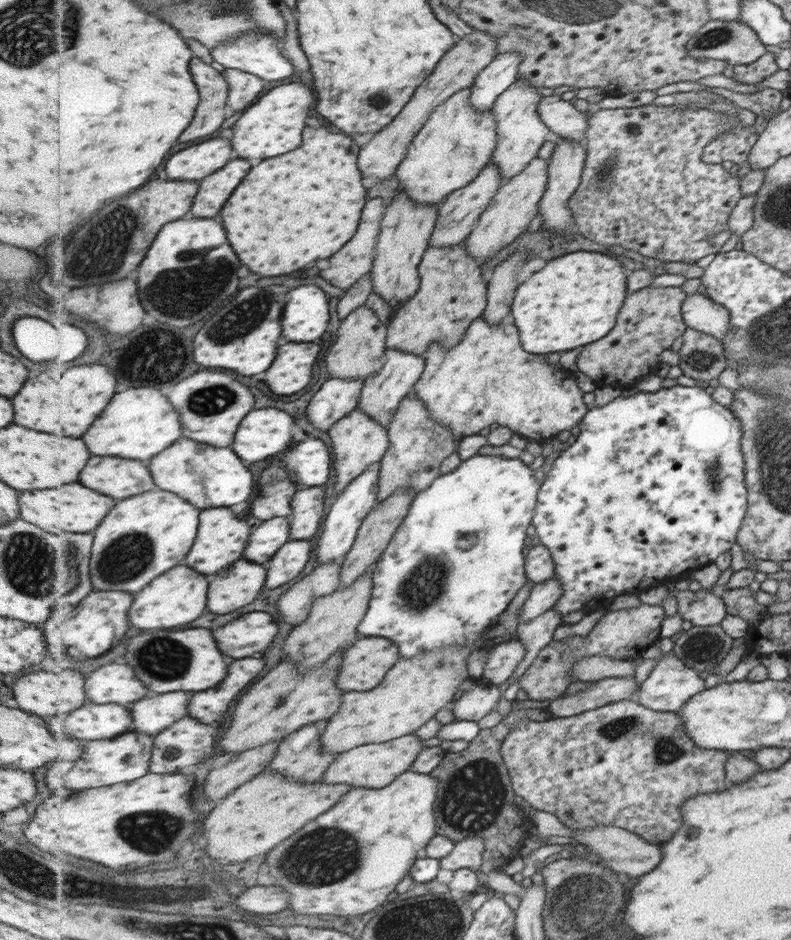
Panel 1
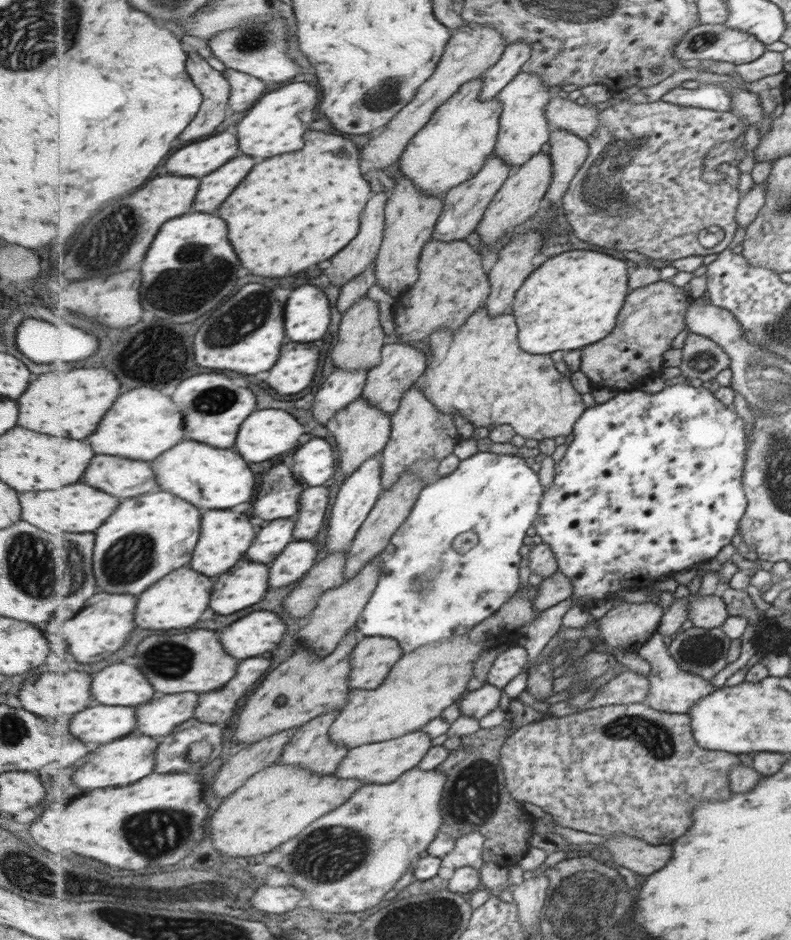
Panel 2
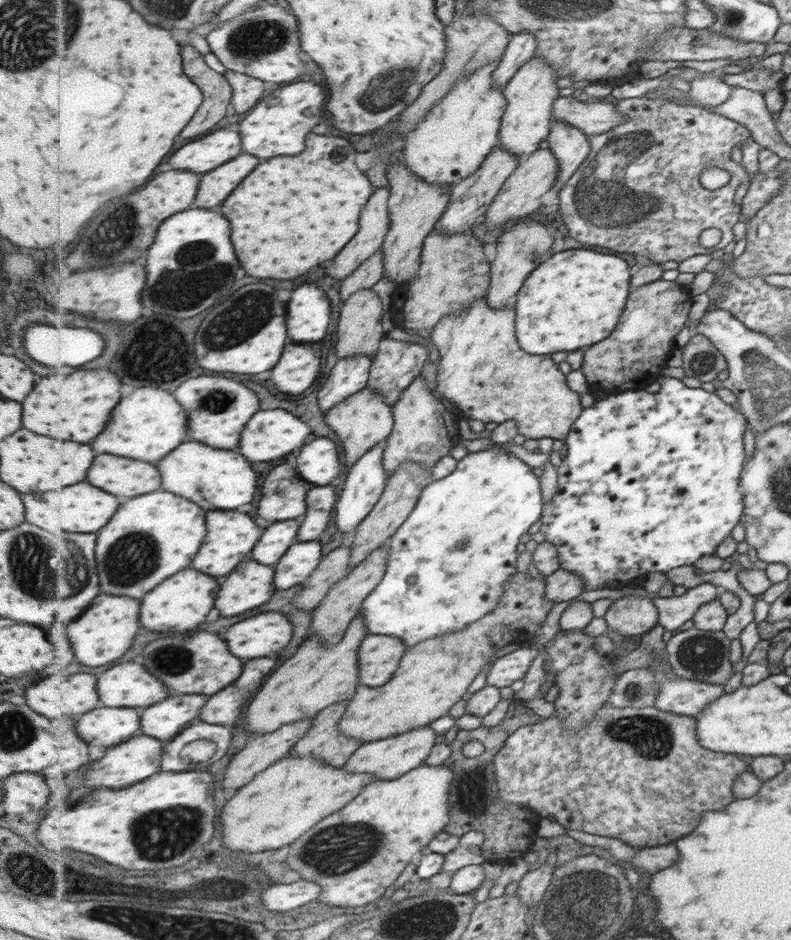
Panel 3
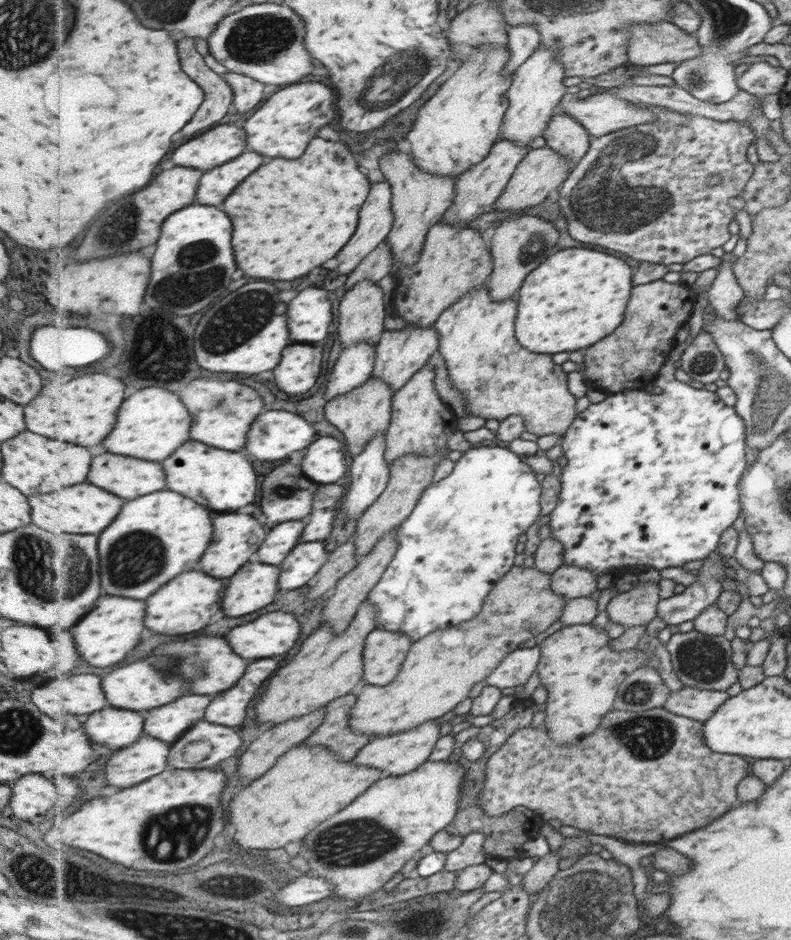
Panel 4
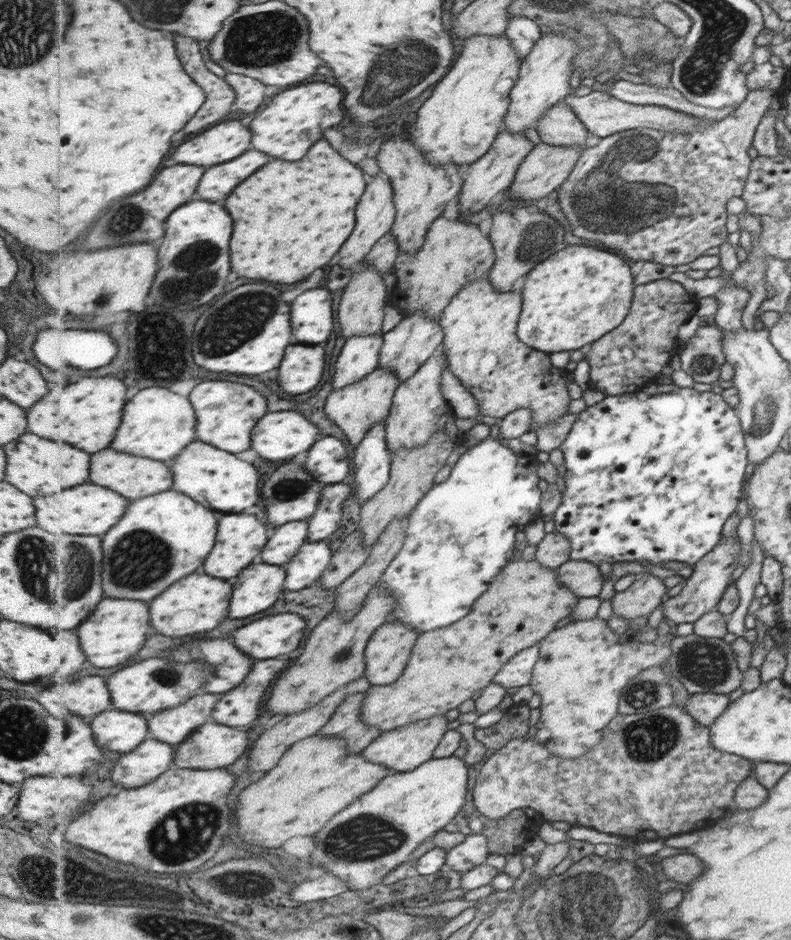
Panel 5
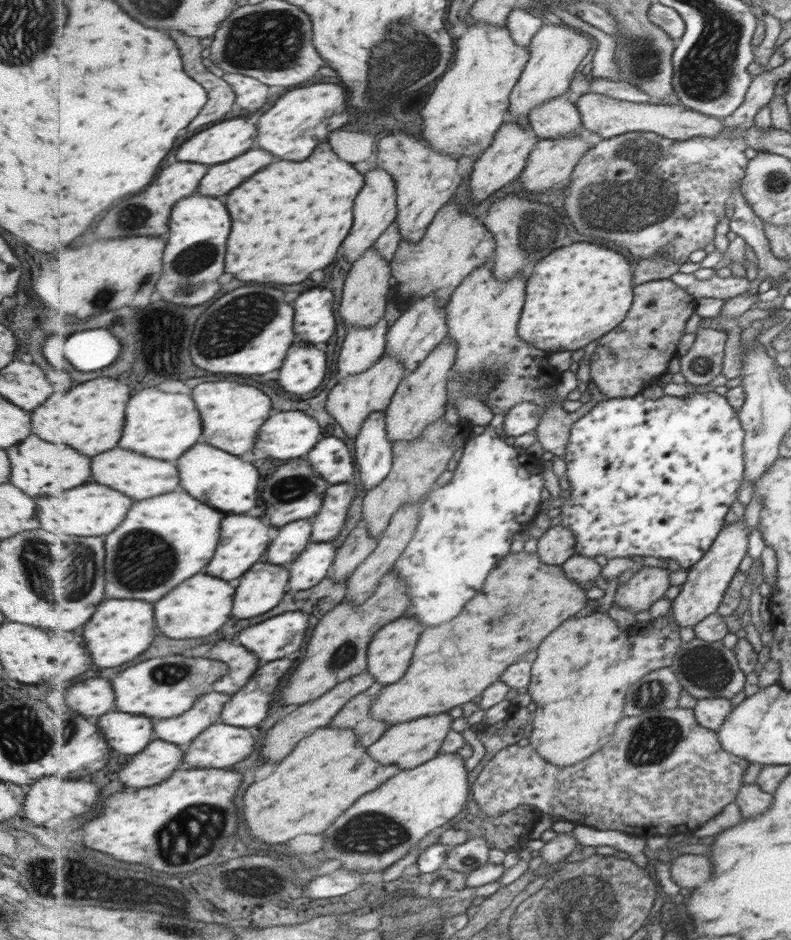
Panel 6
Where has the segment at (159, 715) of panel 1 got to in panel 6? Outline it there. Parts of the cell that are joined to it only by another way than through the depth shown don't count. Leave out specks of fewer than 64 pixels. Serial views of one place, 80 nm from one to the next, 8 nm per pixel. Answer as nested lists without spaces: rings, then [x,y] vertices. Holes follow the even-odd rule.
[[[221,692],[207,694],[187,714],[154,722],[155,734],[157,738],[163,738],[175,744],[189,744],[199,734],[203,734],[209,726],[221,720],[221,712],[229,700],[231,696]]]

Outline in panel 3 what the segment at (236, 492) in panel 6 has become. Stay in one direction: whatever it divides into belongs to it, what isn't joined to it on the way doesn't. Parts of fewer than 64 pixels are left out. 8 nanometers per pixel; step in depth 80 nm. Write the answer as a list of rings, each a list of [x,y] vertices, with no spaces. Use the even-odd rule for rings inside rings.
[[[185,442],[159,462],[163,470],[163,488],[179,496],[191,498],[207,510],[235,510],[239,506],[251,504],[257,494],[257,474],[251,468],[251,462],[233,450],[217,450],[201,442]]]

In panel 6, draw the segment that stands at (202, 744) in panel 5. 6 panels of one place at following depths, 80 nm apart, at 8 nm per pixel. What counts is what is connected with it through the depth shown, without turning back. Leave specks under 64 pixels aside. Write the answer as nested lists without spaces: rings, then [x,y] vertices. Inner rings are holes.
[[[215,724],[197,738],[185,752],[185,762],[199,762],[199,768],[207,768],[209,762],[217,762],[217,768],[227,768],[243,762],[257,748],[257,738],[251,730],[229,724]]]

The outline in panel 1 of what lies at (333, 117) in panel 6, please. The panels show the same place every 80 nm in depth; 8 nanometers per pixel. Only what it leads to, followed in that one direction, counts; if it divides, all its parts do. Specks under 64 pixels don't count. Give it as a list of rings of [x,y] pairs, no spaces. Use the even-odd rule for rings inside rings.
[[[301,82],[273,88],[257,104],[253,104],[233,128],[235,130],[233,142],[237,154],[247,160],[265,160],[297,150],[303,142],[303,130],[307,126],[307,118],[311,116],[313,104],[315,104],[313,90]]]

